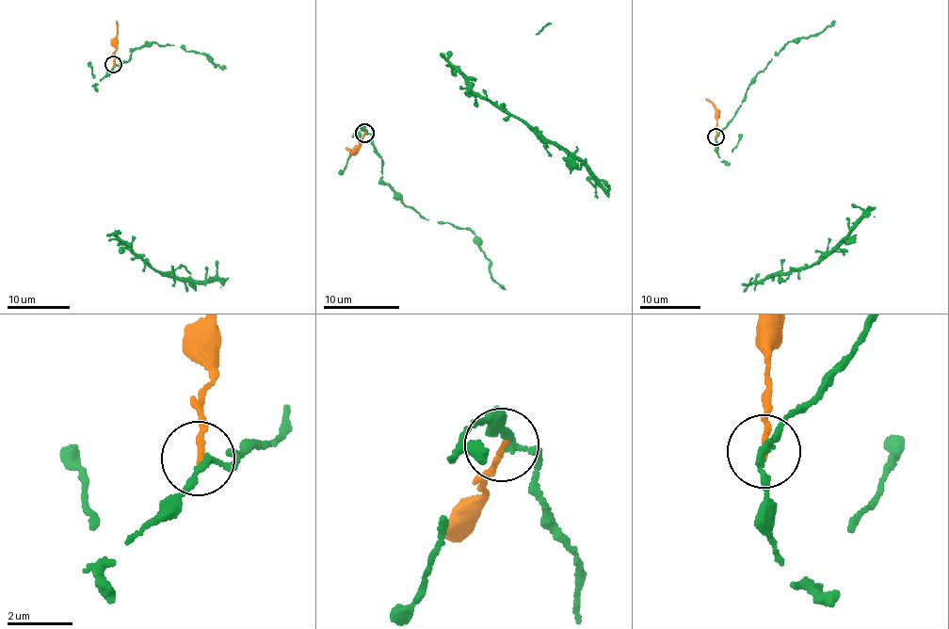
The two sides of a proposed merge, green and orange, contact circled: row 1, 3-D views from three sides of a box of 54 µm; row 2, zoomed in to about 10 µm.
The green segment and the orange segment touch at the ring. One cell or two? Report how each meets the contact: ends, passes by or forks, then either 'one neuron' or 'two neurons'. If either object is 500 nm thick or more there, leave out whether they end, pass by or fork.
green passes by | orange ends | two neurons

